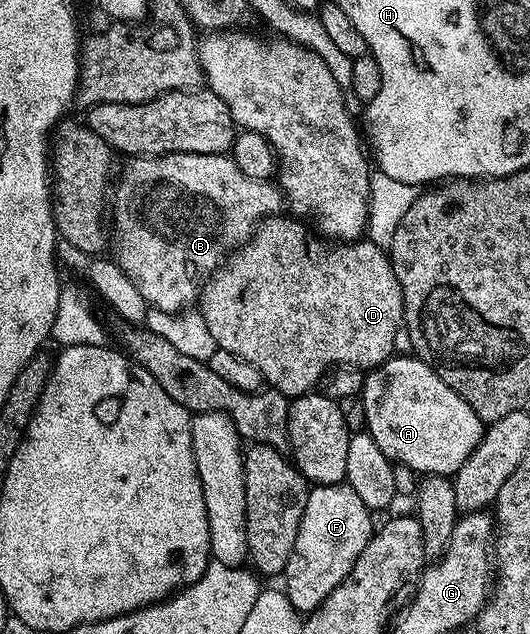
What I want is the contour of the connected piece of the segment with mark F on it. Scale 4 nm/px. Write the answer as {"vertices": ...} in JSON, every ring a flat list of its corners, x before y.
{"vertices":[[347,484,312,486,309,489,306,508,298,524,298,536,282,575,283,589,302,615,308,616,316,611,326,596,346,580,350,568,354,568,354,560,362,556,362,548,366,548,373,536,372,518,373,511]]}

